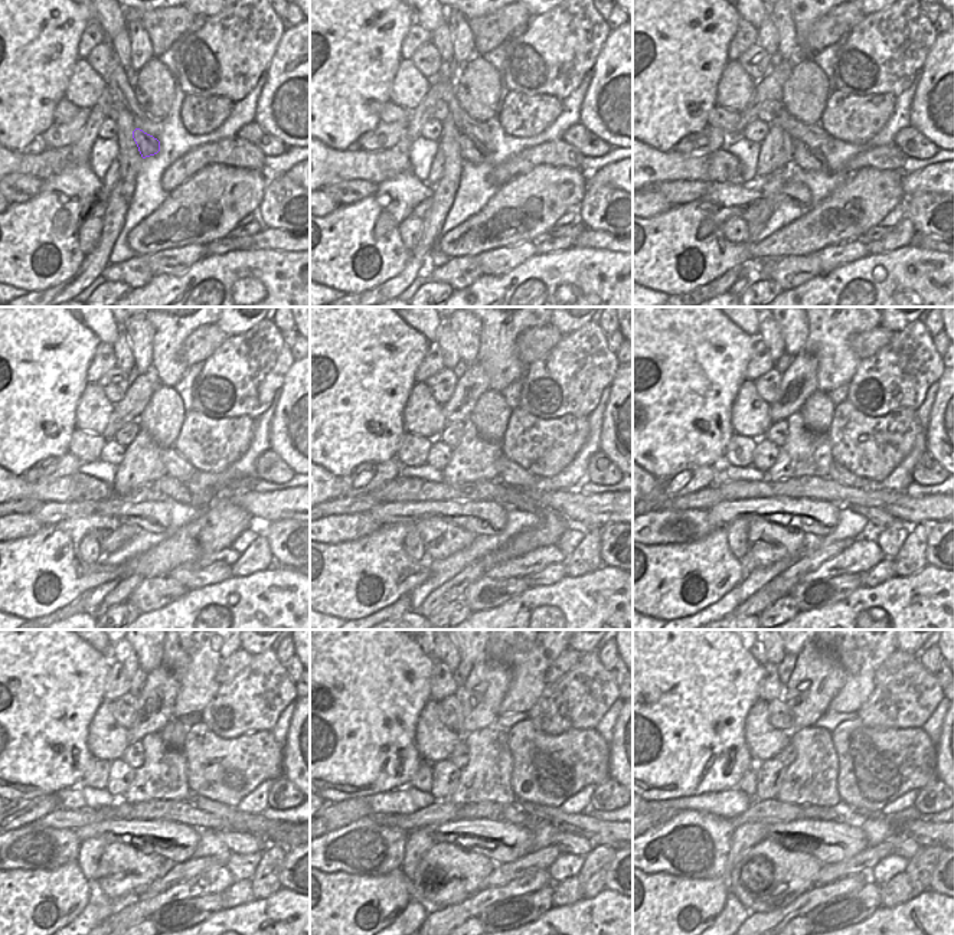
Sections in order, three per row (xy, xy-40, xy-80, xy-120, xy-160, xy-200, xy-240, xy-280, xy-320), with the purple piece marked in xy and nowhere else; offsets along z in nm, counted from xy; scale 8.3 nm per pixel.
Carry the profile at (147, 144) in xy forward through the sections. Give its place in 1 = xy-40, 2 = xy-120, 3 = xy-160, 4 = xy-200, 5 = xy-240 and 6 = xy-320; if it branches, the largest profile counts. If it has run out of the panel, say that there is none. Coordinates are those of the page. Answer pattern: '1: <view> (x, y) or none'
1: xy-40 (473, 151)
2: xy-120 (170, 487)
3: xy-160 (513, 497)
4: xy-200 (879, 517)
5: xy-240 (238, 842)
6: xy-320 (904, 846)

